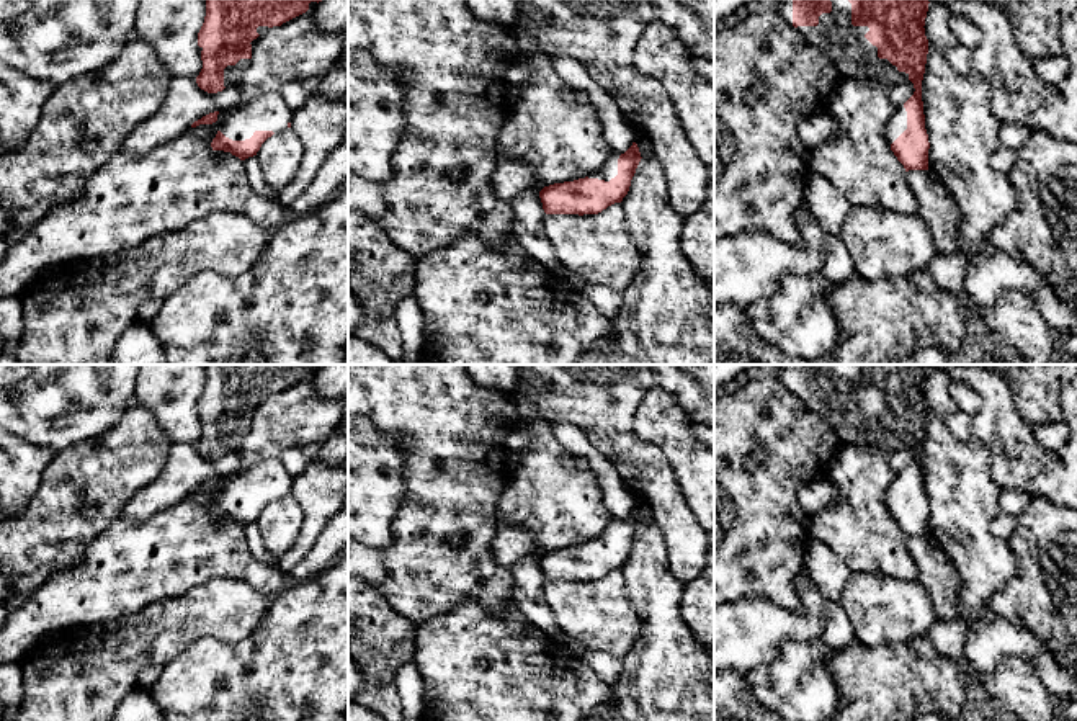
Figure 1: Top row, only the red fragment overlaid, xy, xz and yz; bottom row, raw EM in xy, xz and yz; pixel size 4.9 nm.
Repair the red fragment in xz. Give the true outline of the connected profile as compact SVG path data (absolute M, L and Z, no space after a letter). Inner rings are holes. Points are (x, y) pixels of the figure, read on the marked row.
M636 142L621 155L611 155L593 175L554 183L539 191L546 214L598 214L628 195L641 162Z

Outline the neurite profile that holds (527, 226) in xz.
M523 191L510 204L513 209L510 232L518 240L521 250L544 266L549 276L556 278L562 265L549 239L544 235L543 221L546 213L539 193Z

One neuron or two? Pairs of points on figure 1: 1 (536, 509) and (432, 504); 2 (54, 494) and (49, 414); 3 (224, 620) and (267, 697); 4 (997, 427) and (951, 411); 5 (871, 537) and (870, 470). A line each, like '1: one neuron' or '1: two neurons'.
1: two neurons
2: two neurons
3: two neurons
4: two neurons
5: one neuron

